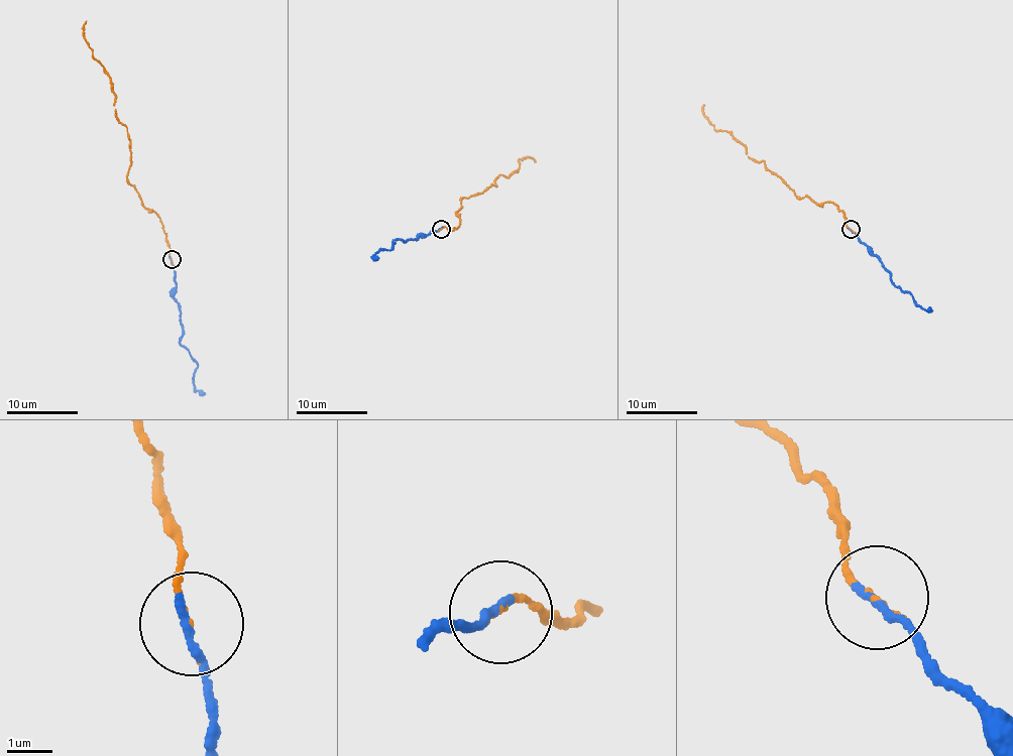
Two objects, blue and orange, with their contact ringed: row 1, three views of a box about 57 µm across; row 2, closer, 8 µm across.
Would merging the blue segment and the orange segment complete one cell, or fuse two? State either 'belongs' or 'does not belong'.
does not belong

